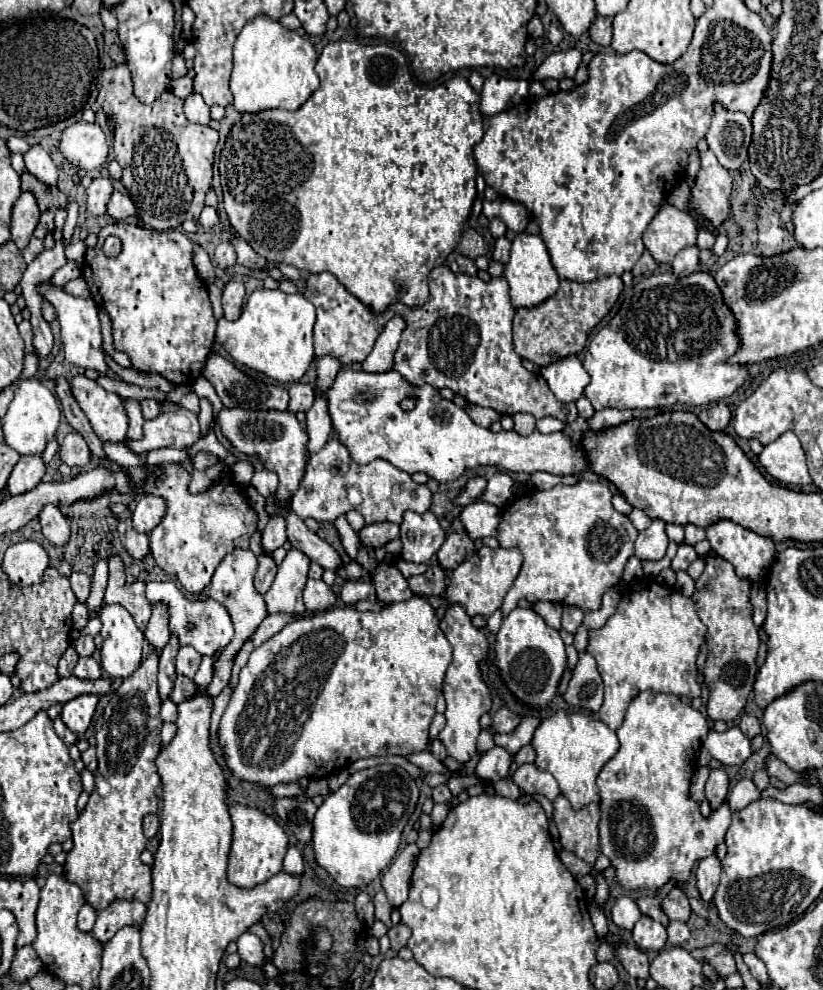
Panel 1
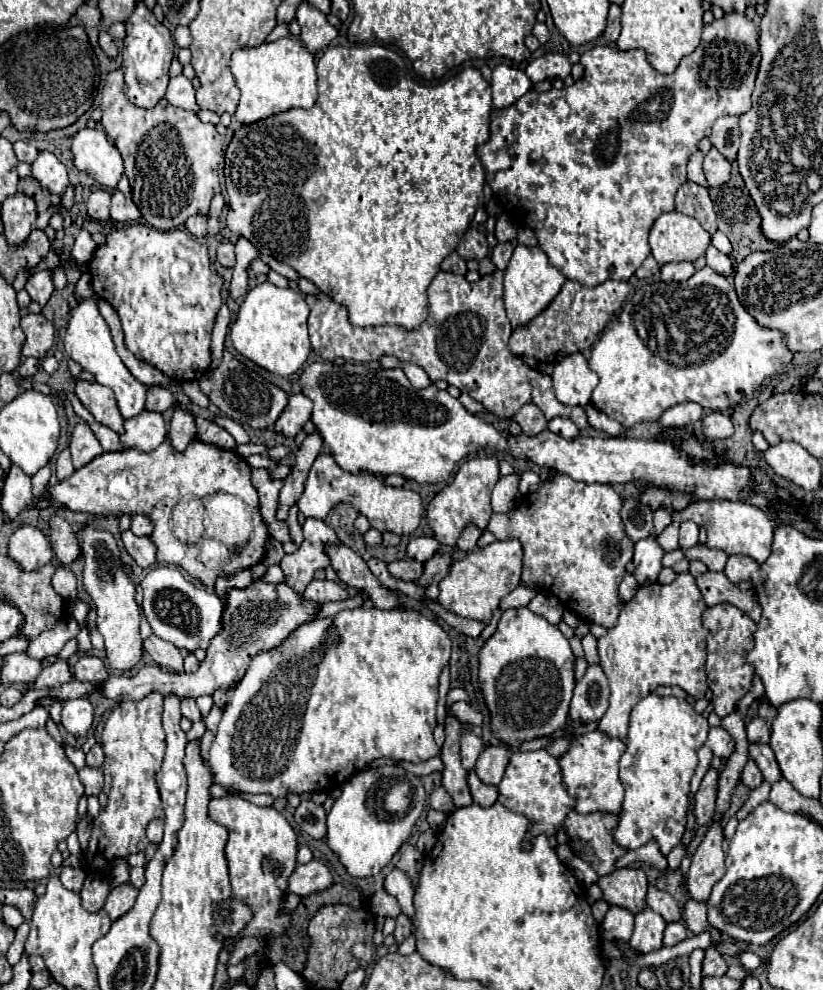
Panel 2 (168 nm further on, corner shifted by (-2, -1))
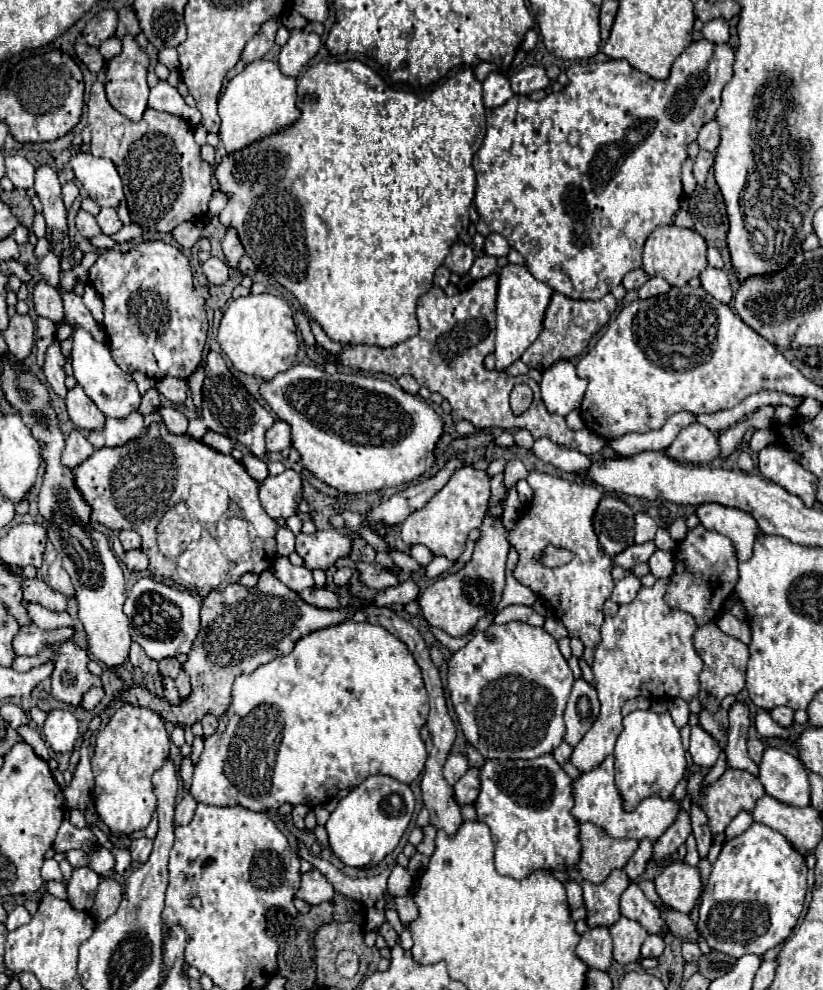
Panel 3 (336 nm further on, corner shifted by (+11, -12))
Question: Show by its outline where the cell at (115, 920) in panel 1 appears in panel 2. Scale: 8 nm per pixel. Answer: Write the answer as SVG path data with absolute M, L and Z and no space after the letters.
M121 883L111 889L103 909L109 913L111 921L115 921L135 905L135 899L137 899L137 889L131 883Z

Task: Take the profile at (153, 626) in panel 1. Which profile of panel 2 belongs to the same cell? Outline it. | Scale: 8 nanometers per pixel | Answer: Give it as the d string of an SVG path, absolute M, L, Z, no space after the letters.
M149 637L143 647L159 667L167 667L173 673L183 673L183 657L173 643L159 637Z

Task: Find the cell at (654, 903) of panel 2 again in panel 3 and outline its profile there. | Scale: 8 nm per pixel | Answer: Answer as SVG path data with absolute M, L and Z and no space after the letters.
M634 882L624 890L620 898L620 912L630 920L640 922L650 934L662 934L666 926L660 910L644 896L640 886Z

